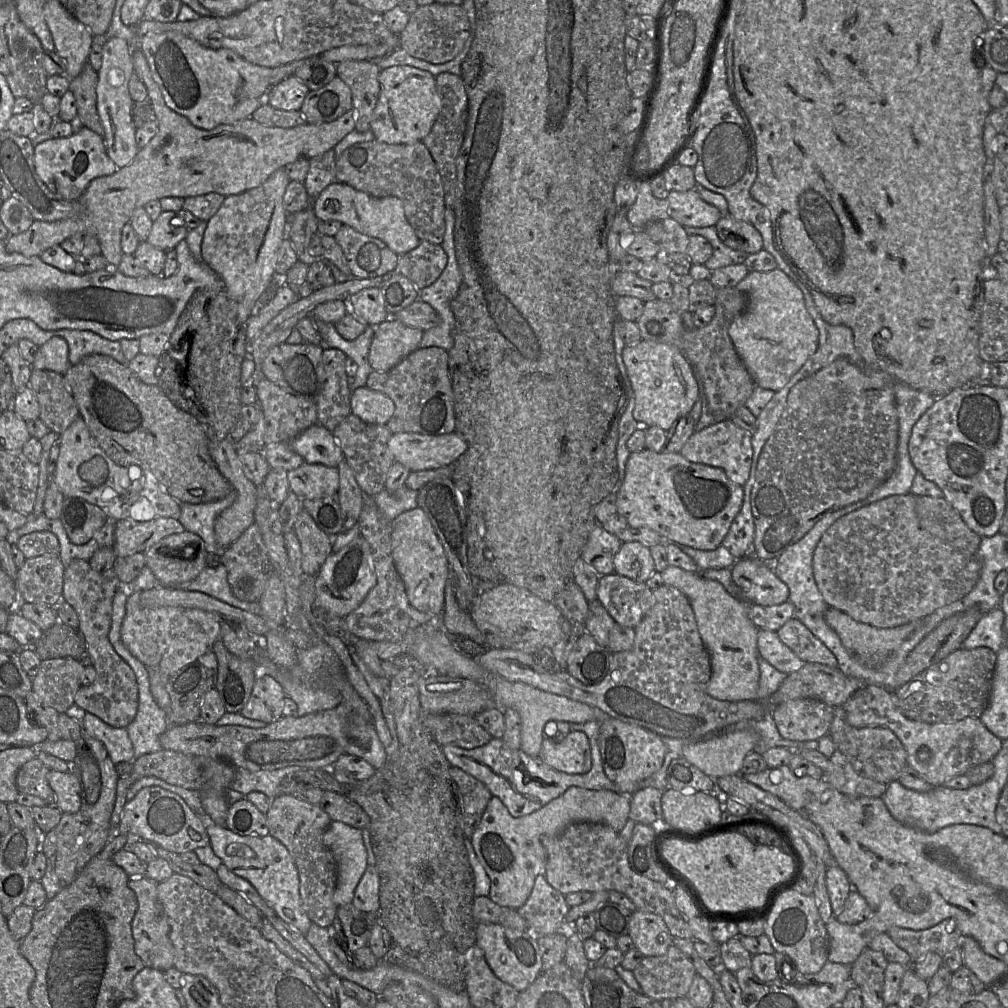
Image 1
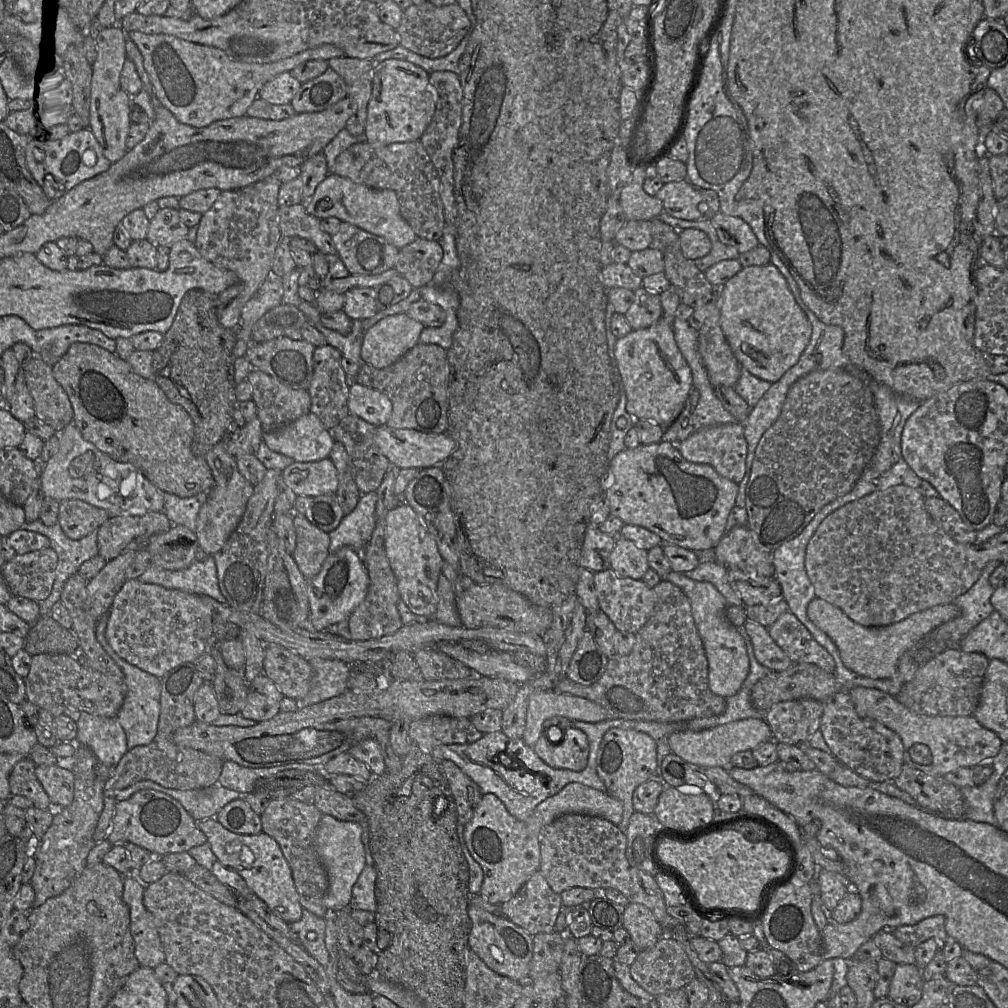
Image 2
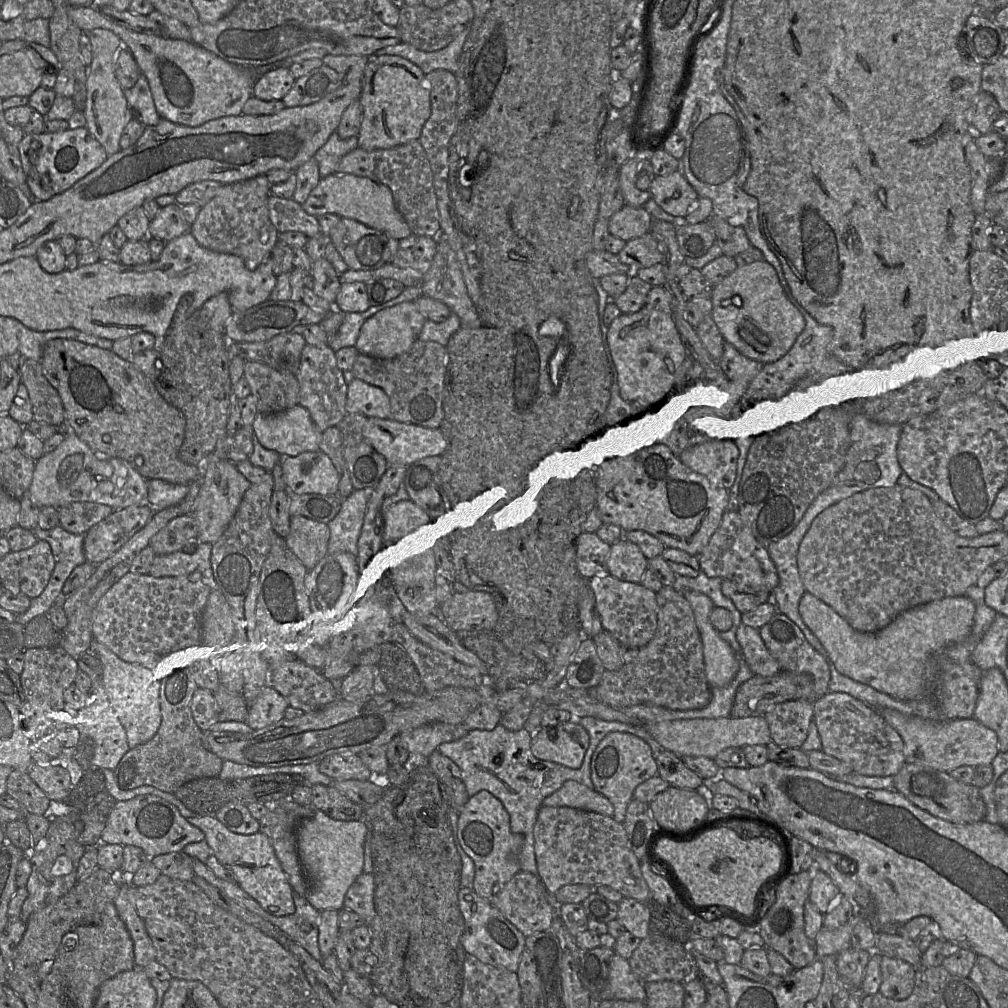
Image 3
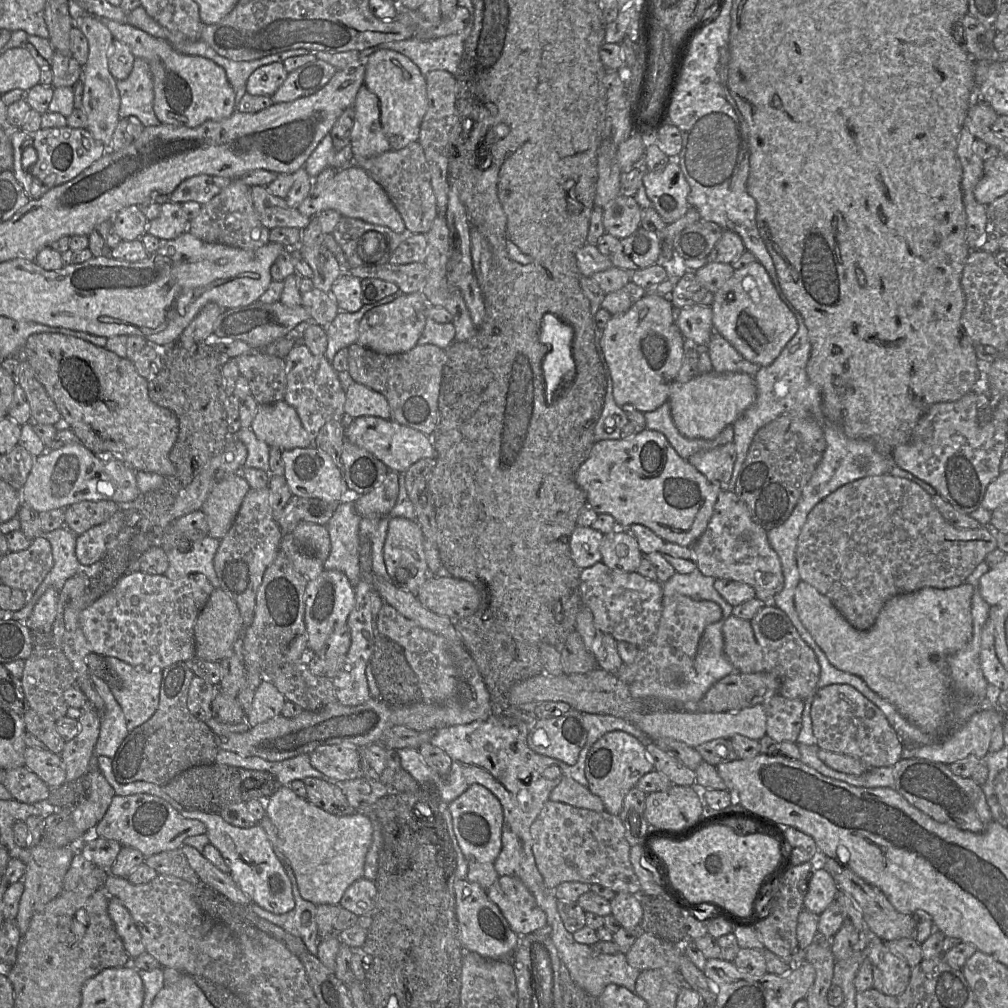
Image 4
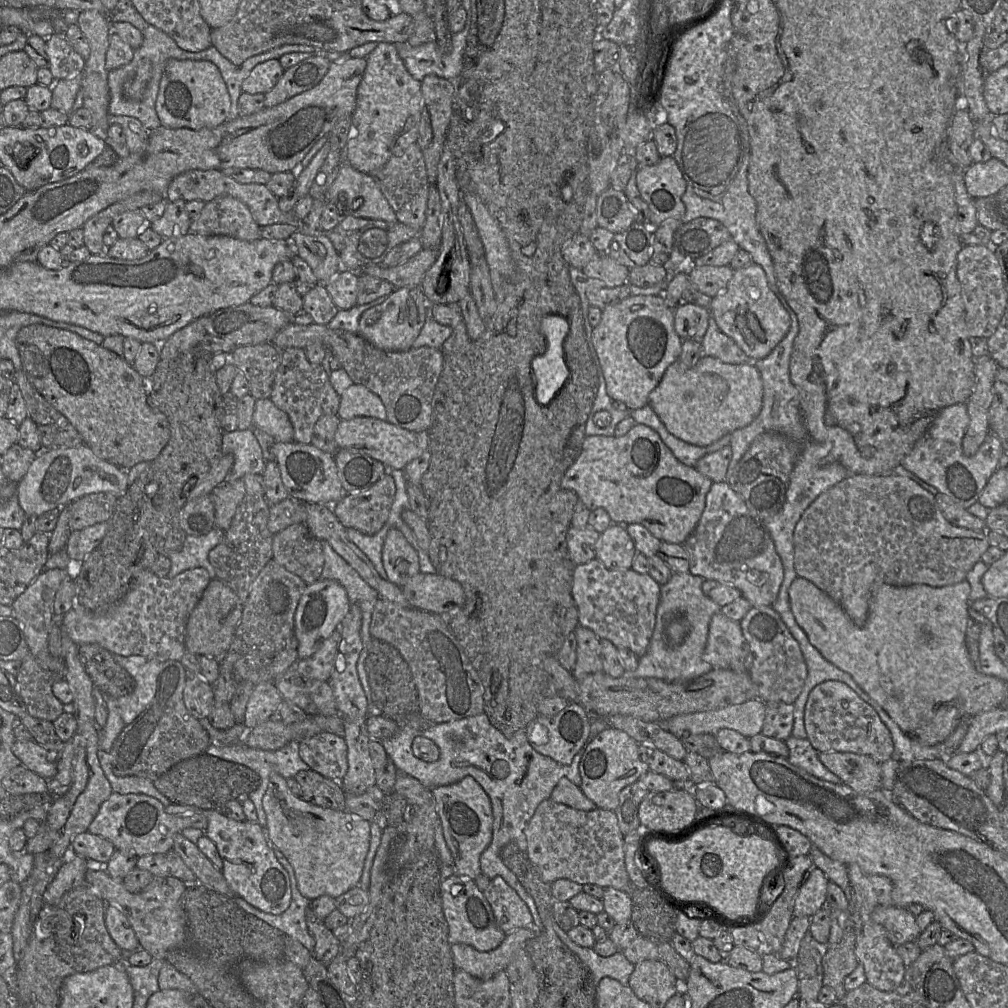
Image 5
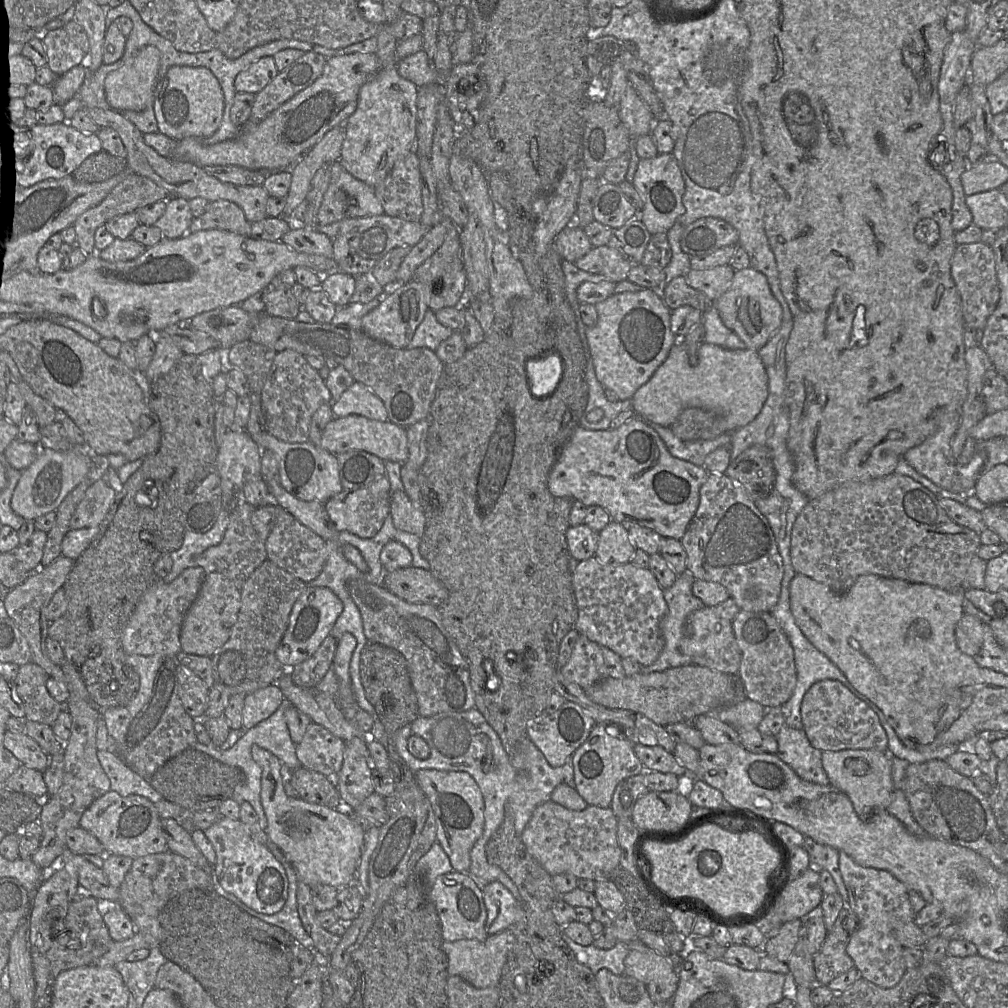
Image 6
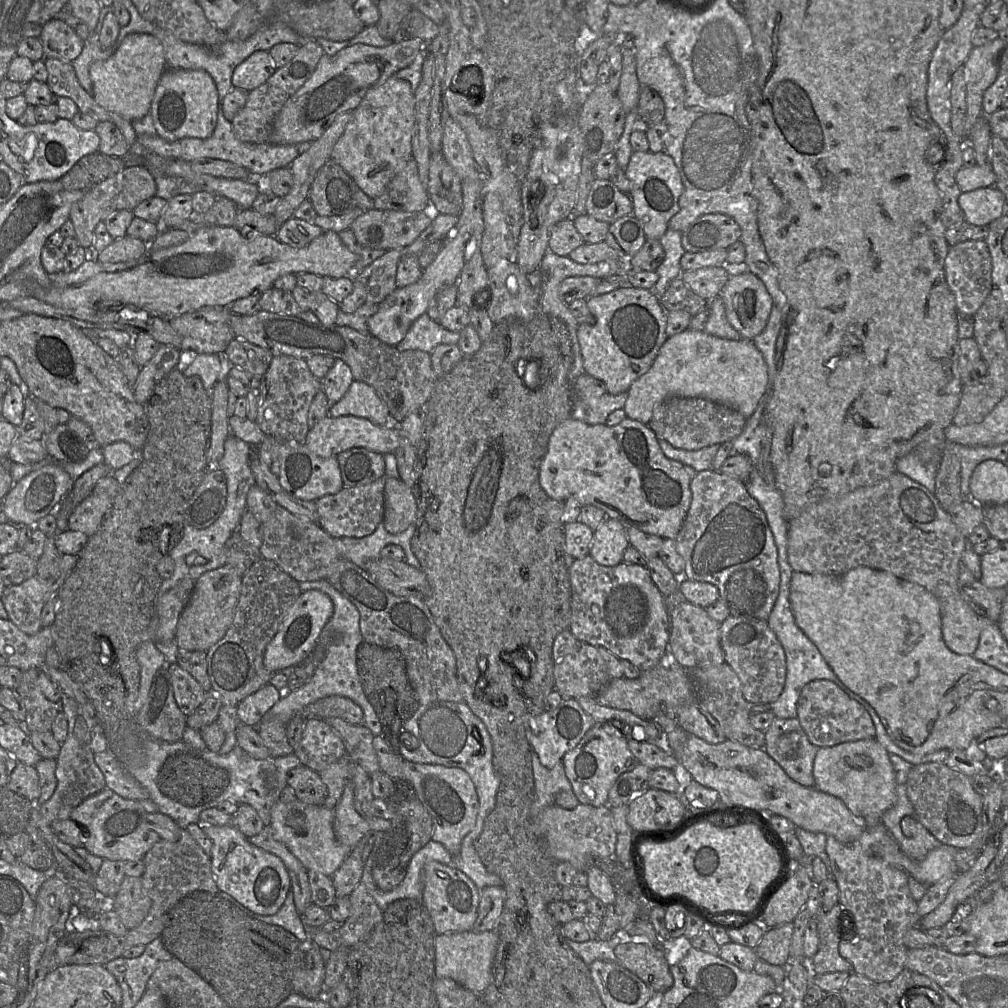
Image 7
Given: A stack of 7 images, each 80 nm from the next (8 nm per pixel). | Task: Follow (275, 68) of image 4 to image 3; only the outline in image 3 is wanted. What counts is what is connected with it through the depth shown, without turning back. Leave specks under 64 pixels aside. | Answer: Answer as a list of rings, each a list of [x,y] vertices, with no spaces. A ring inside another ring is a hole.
[[[288,68],[270,70],[254,82],[253,96],[262,100],[282,100],[294,85],[295,78]]]

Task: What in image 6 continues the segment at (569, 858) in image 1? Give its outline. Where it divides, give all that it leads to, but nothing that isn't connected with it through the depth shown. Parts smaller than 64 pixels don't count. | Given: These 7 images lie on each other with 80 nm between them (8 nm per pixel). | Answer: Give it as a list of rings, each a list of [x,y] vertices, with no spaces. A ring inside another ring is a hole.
[[[553,800],[540,804],[526,825],[522,841],[528,852],[552,876],[570,873],[579,878],[594,881],[610,880],[611,873],[620,867],[621,848],[617,838],[618,818],[611,807],[602,808],[588,805],[584,810],[573,811]]]

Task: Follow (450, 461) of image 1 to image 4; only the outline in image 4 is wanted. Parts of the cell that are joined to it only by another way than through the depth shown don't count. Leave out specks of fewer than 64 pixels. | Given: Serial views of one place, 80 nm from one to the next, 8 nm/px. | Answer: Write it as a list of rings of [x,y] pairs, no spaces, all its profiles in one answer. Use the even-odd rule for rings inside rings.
[[[361,416],[350,420],[344,430],[345,440],[373,454],[390,471],[399,473],[405,473],[411,465],[422,458],[436,457],[436,450],[430,436],[390,419],[375,416]]]

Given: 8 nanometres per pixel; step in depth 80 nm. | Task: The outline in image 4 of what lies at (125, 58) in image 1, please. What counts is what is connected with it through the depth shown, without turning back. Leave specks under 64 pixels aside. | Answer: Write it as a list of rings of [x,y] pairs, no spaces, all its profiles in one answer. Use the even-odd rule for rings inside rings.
[[[82,13],[78,16],[76,25],[88,40],[89,55],[82,70],[83,94],[81,108],[87,116],[86,129],[92,136],[101,142],[107,151],[112,151],[111,141],[115,128],[120,120],[119,109],[121,98],[116,85],[117,79],[110,73],[108,57],[112,48],[114,37],[110,30],[100,21],[98,17]]]

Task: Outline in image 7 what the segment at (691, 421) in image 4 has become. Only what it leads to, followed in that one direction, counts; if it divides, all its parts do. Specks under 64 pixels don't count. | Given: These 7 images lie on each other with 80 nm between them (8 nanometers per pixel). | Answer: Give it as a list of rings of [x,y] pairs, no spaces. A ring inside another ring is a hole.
[[[687,328],[666,339],[650,369],[631,384],[623,410],[626,417],[647,425],[654,407],[667,398],[699,397],[729,407],[747,420],[766,391],[767,365],[752,340],[728,340]]]

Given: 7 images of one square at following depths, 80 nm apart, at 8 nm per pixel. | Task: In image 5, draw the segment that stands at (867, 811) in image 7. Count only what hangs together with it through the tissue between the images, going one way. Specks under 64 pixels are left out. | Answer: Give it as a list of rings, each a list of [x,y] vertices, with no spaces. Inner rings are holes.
[[[820,752],[818,756],[828,770],[854,791],[881,789],[881,764],[871,757],[850,752]]]

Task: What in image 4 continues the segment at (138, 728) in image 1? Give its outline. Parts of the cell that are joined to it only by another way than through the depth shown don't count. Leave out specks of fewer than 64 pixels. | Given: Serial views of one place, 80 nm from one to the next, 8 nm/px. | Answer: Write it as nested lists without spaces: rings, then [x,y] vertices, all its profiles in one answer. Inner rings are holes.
[[[105,657],[111,676],[107,685],[120,705],[128,732],[146,722],[157,710],[161,683],[161,669],[146,669],[133,667],[115,657]]]

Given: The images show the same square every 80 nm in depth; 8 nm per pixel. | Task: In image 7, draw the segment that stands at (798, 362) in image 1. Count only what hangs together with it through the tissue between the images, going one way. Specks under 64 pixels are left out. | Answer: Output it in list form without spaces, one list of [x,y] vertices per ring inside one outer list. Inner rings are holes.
[[[733,268],[719,296],[729,323],[742,339],[753,340],[766,327],[773,299],[763,281],[749,270]]]

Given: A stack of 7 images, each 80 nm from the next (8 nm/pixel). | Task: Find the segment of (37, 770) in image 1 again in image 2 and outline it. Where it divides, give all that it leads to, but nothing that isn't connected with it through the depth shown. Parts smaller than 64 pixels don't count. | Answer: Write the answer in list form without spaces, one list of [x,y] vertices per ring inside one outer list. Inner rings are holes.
[[[29,757],[17,762],[9,775],[10,792],[29,799],[33,807],[53,810],[47,793],[35,775],[36,766]]]

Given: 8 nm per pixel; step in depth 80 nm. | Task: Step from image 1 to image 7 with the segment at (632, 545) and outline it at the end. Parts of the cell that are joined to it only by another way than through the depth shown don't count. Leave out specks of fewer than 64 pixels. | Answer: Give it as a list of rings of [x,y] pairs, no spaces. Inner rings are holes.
[[[606,517],[599,527],[594,530],[589,556],[600,565],[616,566],[623,562],[623,554],[628,546],[626,526],[619,520]]]

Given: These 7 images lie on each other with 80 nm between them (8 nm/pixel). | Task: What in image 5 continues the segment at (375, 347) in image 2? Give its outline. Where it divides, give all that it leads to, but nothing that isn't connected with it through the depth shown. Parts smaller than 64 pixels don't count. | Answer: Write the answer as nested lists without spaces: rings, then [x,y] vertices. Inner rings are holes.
[[[421,287],[395,288],[383,303],[362,313],[358,334],[379,349],[408,351],[425,323],[429,306]]]

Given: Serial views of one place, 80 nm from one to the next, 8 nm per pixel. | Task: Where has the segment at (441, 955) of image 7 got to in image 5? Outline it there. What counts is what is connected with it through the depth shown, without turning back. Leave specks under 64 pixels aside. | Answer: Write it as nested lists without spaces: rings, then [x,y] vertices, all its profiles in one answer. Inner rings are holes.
[[[519,928],[506,934],[503,942],[494,950],[480,952],[466,944],[451,945],[454,967],[471,976],[488,980],[500,971],[505,970],[515,953],[527,941],[539,934],[536,928]]]

